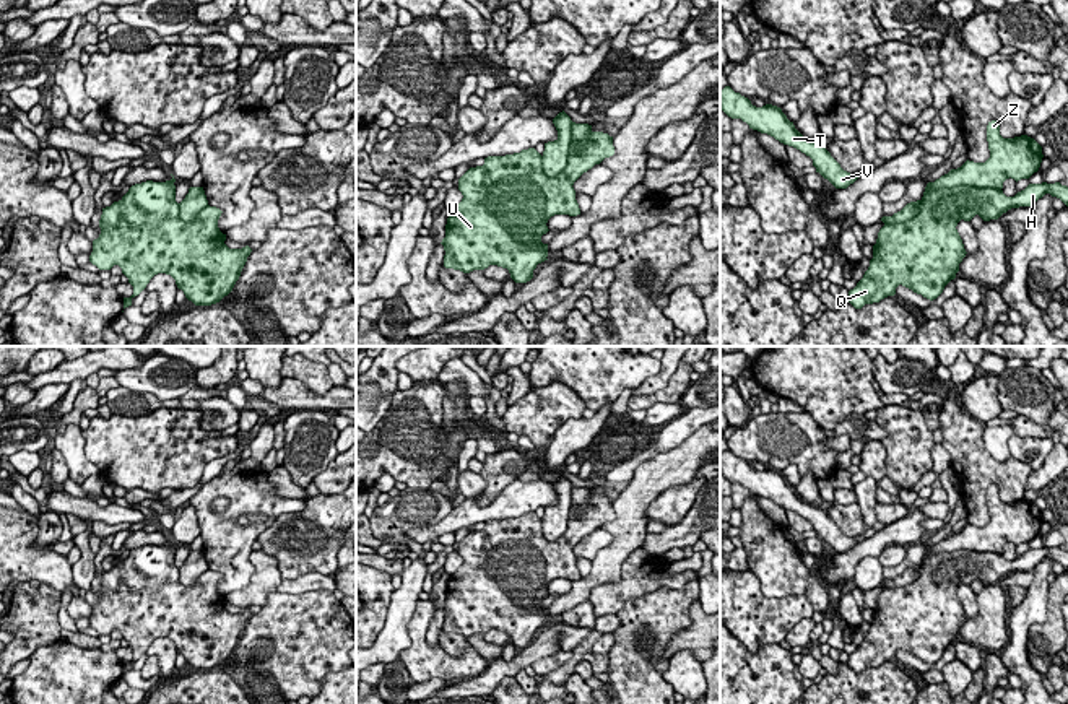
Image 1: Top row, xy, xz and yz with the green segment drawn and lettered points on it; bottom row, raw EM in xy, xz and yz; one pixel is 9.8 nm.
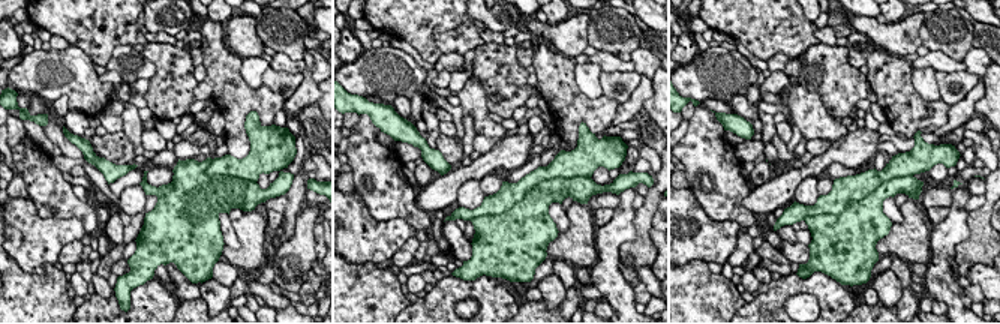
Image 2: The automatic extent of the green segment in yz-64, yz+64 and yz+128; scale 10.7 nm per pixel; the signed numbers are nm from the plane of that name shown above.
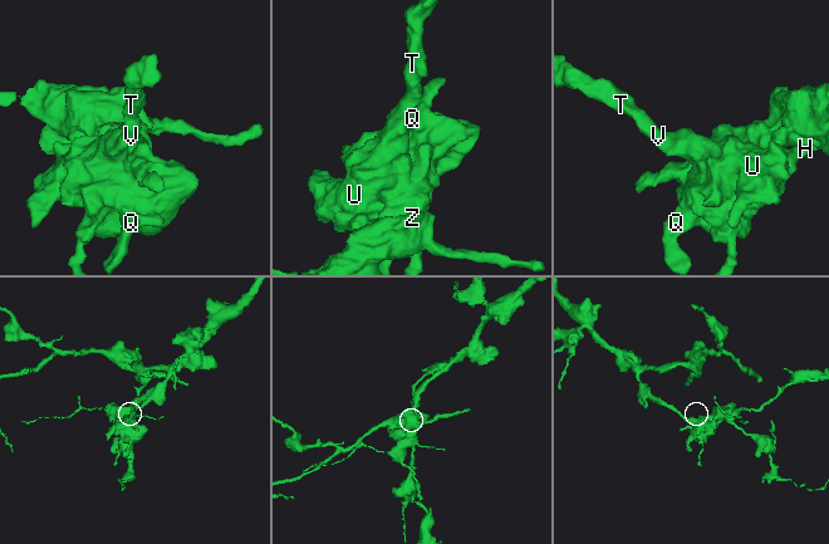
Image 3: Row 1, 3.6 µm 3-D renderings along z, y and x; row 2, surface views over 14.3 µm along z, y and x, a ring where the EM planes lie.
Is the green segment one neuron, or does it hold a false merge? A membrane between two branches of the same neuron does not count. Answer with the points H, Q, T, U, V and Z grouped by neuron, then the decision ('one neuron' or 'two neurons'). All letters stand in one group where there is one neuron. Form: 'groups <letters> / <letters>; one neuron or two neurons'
groups H Q T U V Z; one neuron

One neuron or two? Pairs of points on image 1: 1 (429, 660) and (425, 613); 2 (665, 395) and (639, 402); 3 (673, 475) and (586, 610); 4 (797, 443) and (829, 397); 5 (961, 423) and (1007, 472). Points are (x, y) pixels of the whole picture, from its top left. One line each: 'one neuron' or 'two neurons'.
1: one neuron
2: one neuron
3: two neurons
4: two neurons
5: one neuron

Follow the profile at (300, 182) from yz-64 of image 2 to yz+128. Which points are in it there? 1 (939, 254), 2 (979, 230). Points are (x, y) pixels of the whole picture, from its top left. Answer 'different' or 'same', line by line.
1: same
2: different

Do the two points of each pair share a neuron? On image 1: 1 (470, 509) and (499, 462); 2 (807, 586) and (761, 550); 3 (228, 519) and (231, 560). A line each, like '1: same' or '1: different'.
1: different
2: same
3: same

